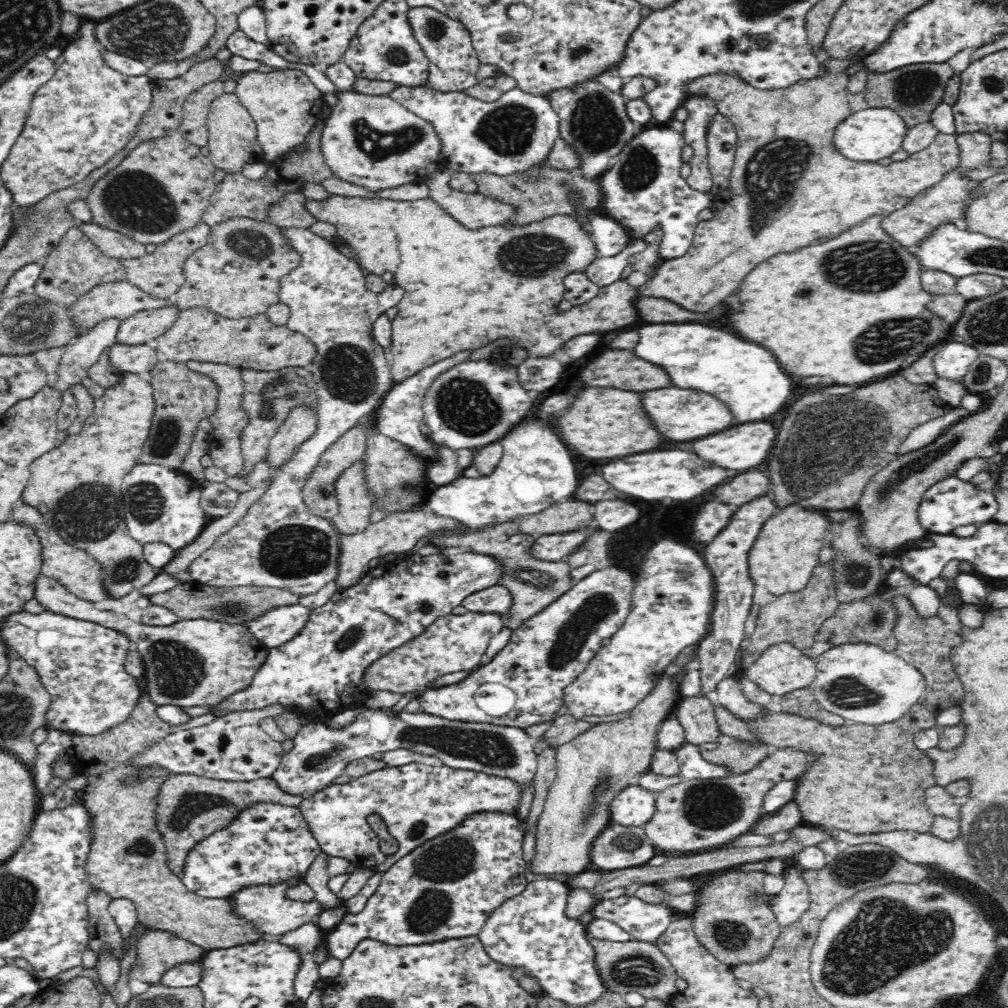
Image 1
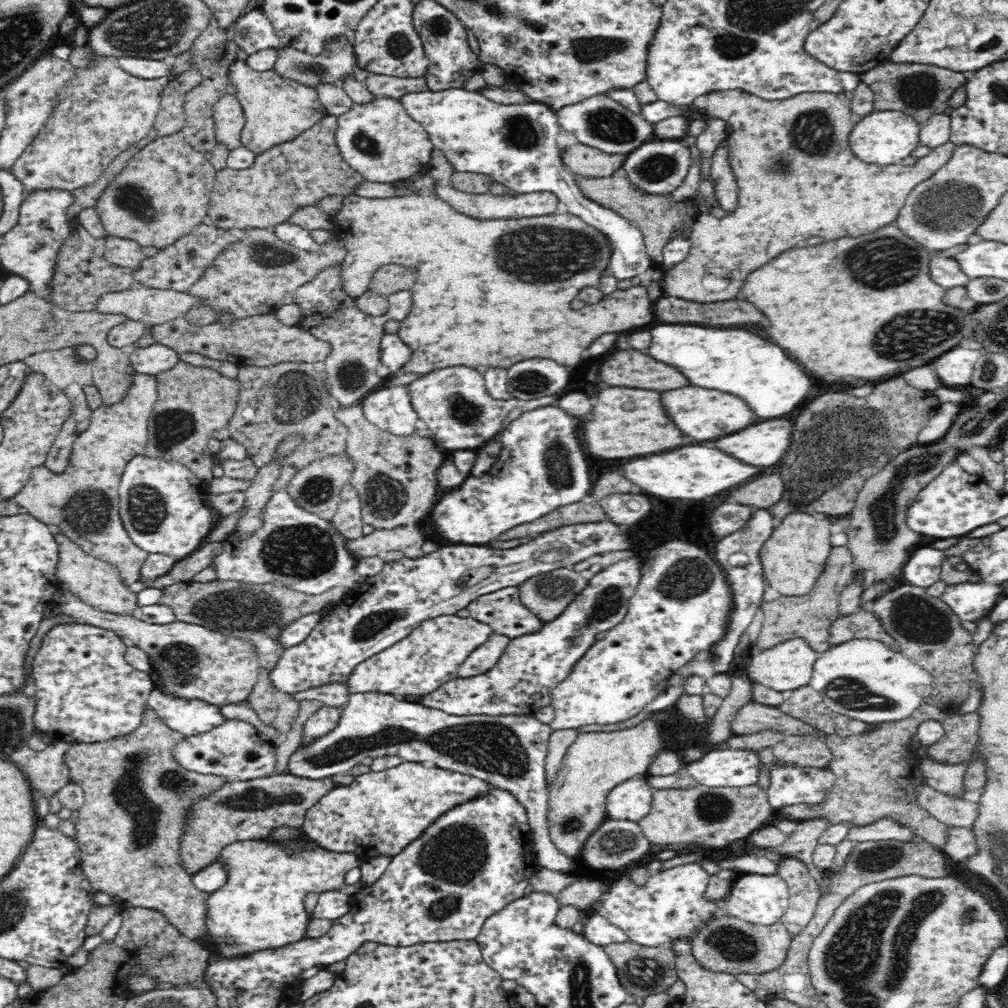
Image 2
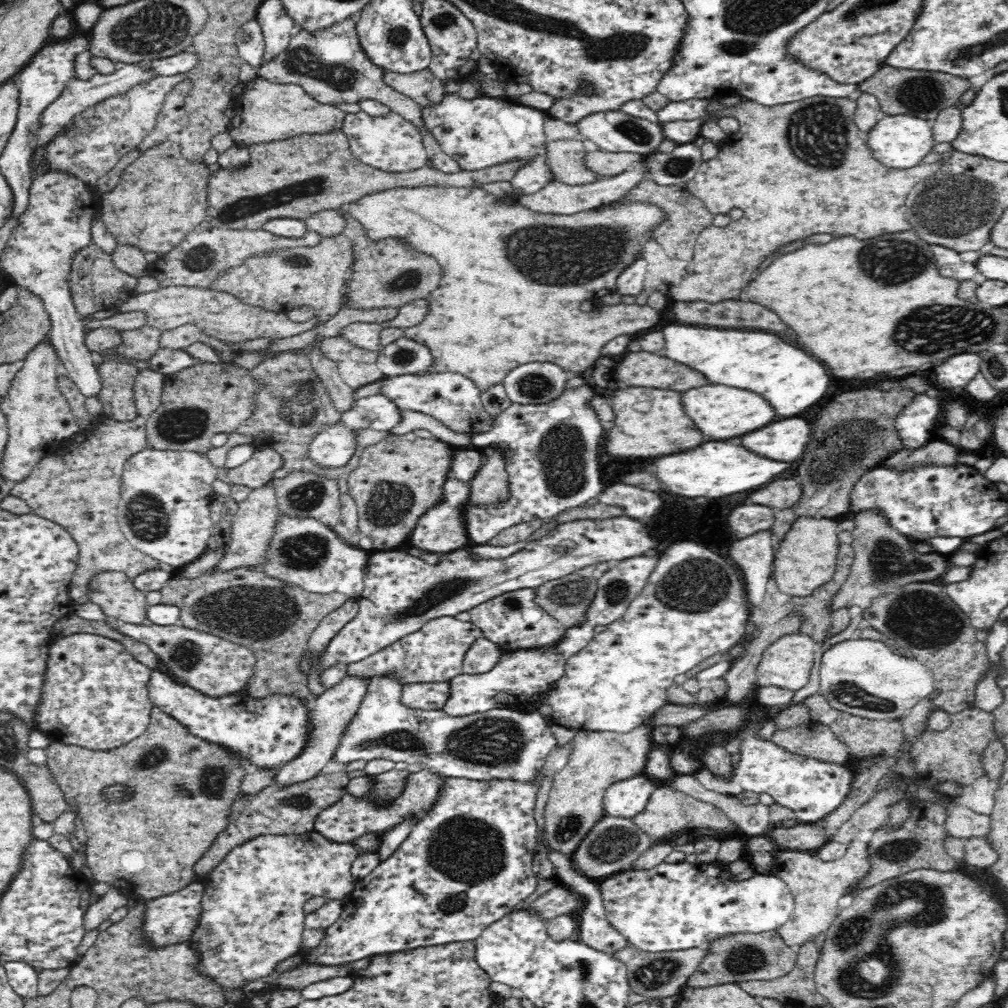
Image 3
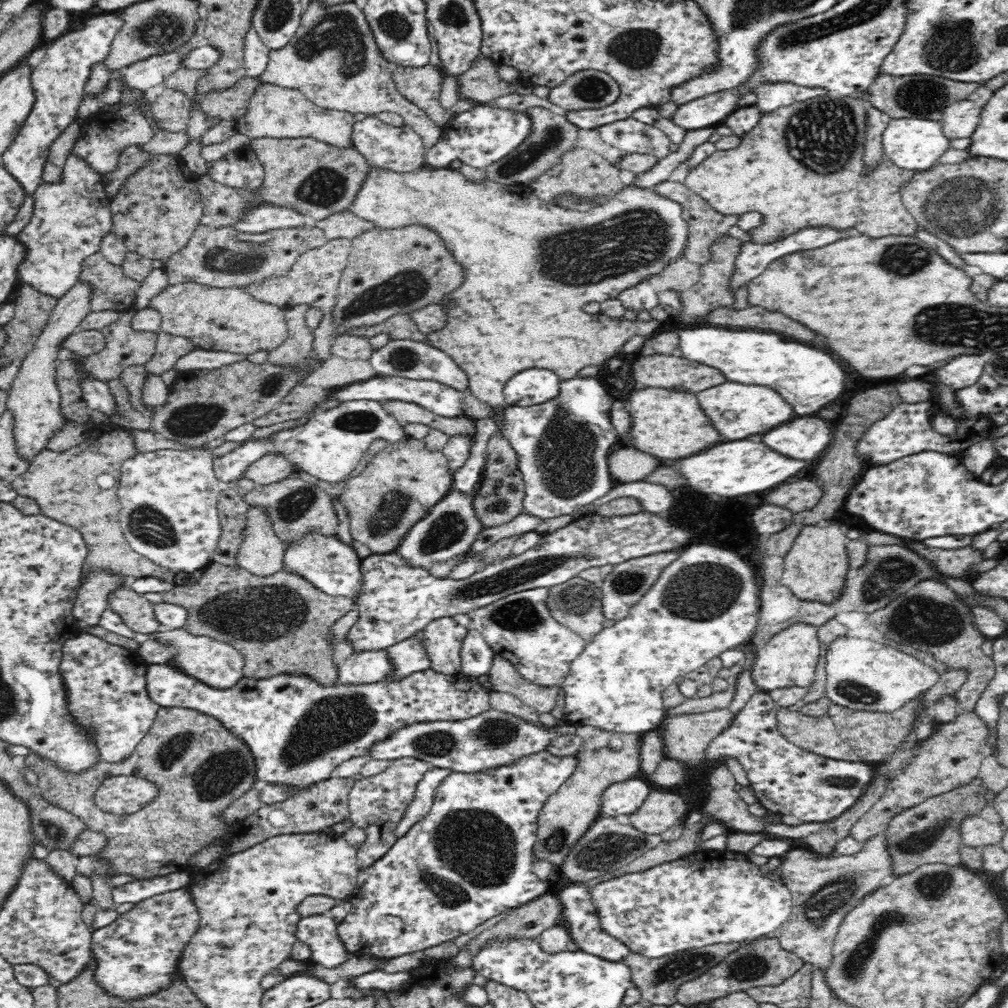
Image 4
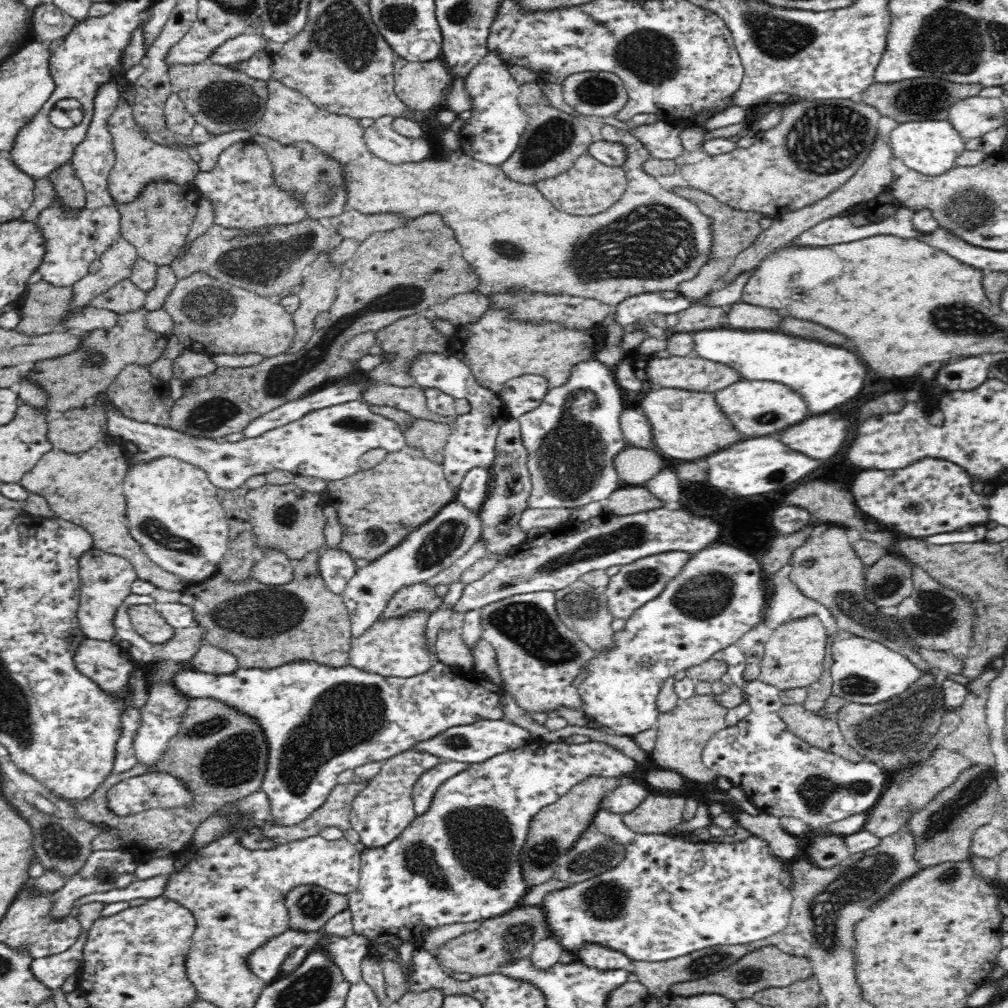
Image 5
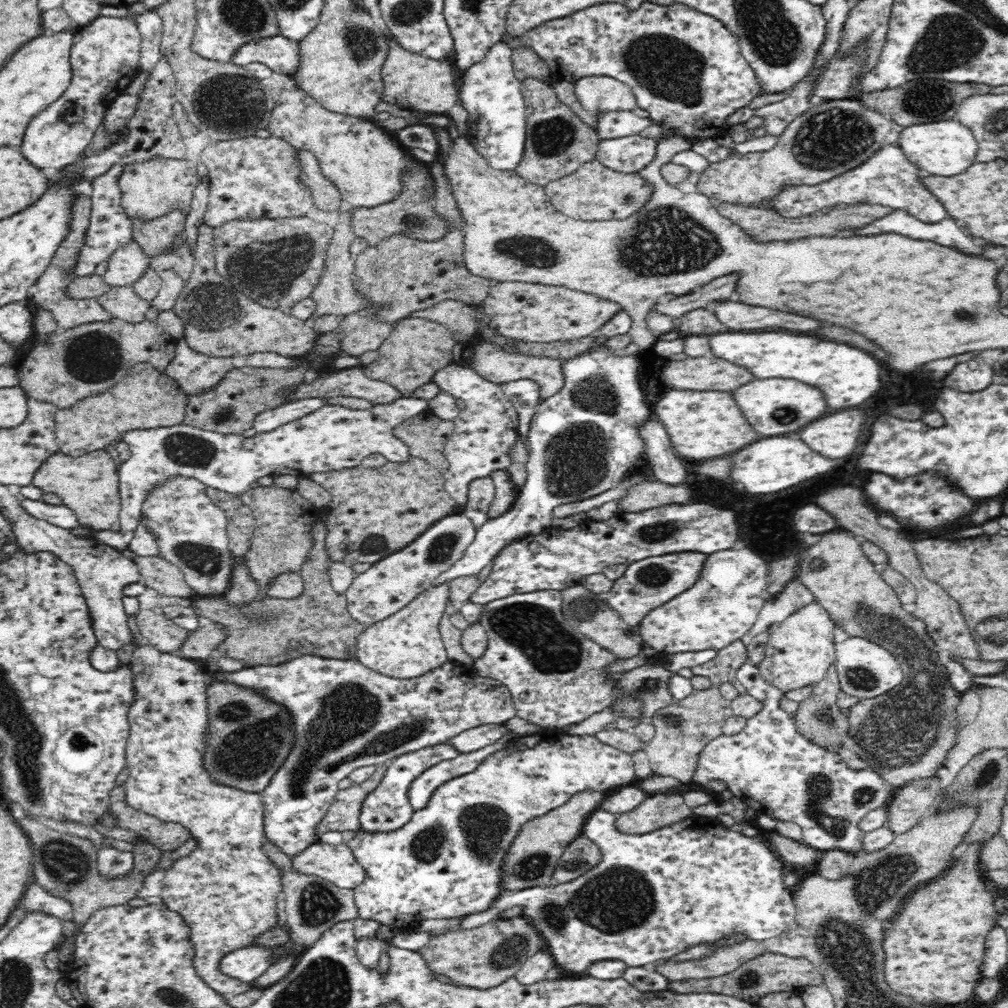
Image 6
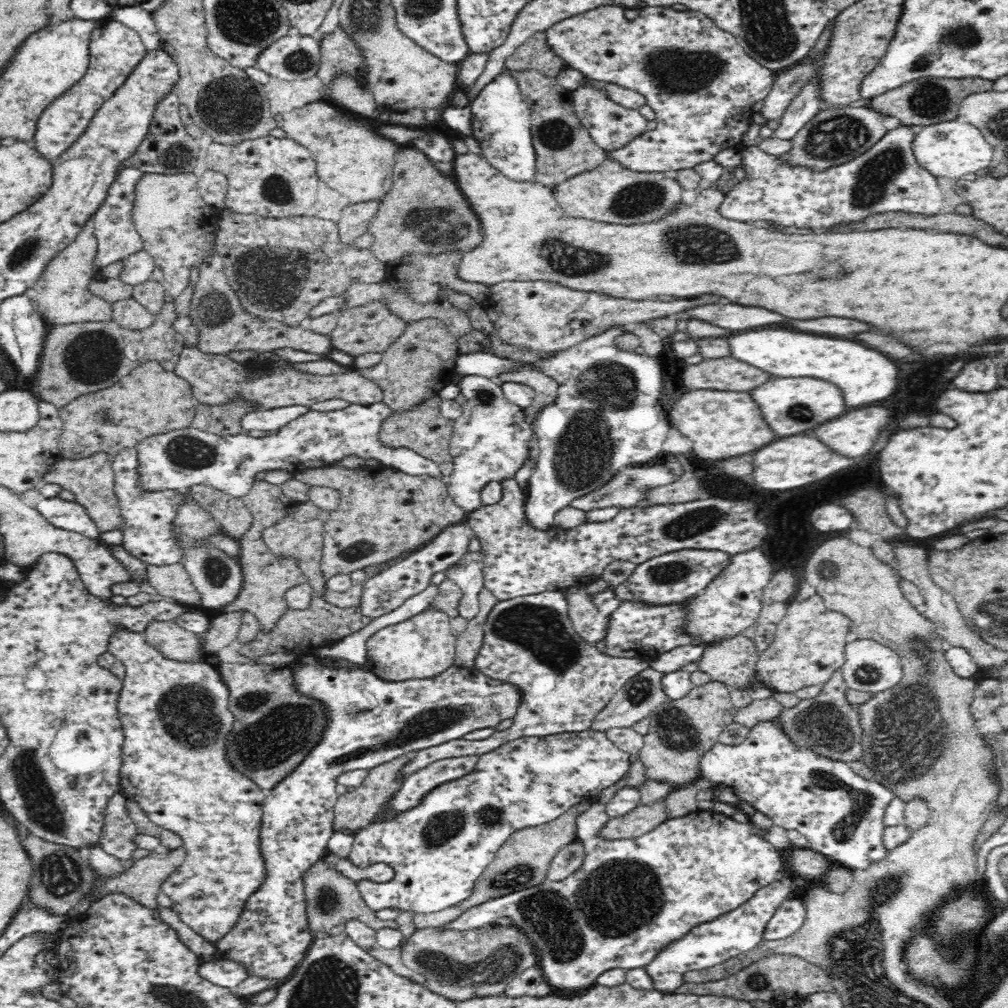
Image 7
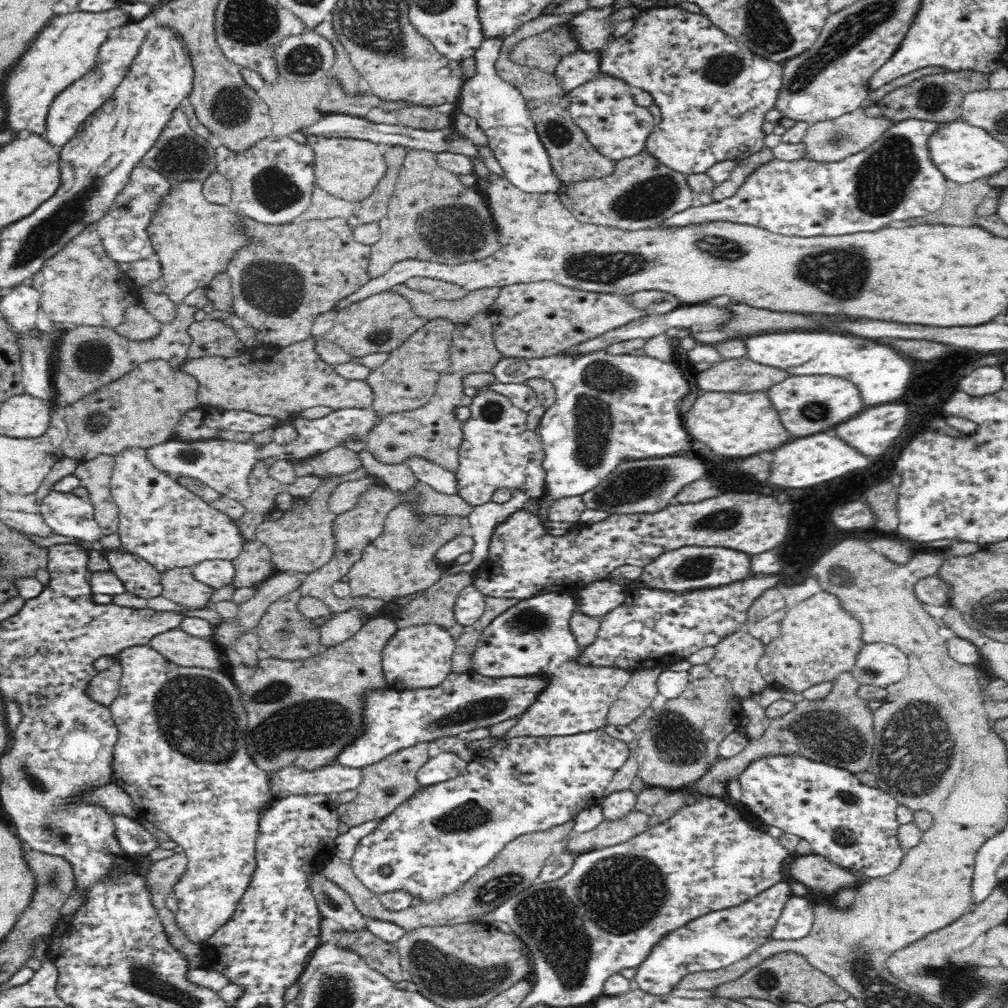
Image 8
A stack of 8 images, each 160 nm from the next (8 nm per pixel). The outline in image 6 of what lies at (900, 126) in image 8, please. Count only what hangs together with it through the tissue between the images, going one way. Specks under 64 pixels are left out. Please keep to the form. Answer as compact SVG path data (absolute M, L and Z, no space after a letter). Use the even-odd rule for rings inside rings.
M899 143L885 144L878 148L870 158L862 164L850 168L826 182L818 184L794 184L784 186L776 196L760 202L758 207L777 211L784 218L800 218L818 215L824 210L838 208L838 206L852 206L859 204L879 204L880 206L902 209L928 224L936 224L948 216L944 205L930 189L925 187L919 175L920 168L910 162Z

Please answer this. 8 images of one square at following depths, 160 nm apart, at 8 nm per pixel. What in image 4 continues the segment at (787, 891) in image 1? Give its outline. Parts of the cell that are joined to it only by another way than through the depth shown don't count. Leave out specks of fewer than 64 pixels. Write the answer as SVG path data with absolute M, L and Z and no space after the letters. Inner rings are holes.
M885 835L873 836L865 843L858 853L838 854L834 858L822 858L812 851L798 849L786 852L778 872L793 898L792 917L784 926L758 938L776 937L782 948L792 950L792 953L810 963L812 970L821 971L826 984L825 974L833 963L833 944L842 920L866 895L896 878L893 874L892 853Z

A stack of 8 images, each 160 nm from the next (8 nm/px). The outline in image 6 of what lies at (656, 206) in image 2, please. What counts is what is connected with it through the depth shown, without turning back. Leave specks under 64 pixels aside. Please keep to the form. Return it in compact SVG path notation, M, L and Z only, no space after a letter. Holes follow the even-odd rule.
M725 203L717 208L722 216L734 221L742 227L744 232L756 241L764 243L771 241L790 241L808 237L830 237L840 235L850 235L854 229L865 227L875 220L892 214L895 209L892 207L880 206L879 204L859 204L852 206L838 206L830 208L826 212L820 212L818 215L810 215L800 218L784 218L777 211L762 209L762 207L748 206L747 204L737 205L734 203Z

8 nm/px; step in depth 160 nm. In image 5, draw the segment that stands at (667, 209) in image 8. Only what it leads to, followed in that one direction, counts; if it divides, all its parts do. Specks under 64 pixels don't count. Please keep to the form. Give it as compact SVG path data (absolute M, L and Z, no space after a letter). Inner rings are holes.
M588 154L577 158L570 170L541 180L536 185L545 199L559 211L572 216L594 216L608 210L625 195L628 179L623 167L606 166Z

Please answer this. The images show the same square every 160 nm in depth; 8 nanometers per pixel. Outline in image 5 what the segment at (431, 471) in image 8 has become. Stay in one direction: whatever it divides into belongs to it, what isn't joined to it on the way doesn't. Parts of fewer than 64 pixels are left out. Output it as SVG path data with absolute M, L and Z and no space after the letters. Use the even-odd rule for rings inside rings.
M350 401L344 404L335 404L317 411L309 412L301 419L273 428L263 435L246 438L231 442L224 438L206 438L205 436L192 436L186 434L177 428L171 426L150 424L138 422L128 417L122 416L118 409L107 410L107 430L108 435L115 441L132 442L137 447L137 452L128 456L127 472L150 463L162 457L172 457L180 459L194 467L204 471L210 482L217 489L241 490L246 480L256 474L266 474L272 471L283 470L293 475L302 475L305 477L316 477L322 480L342 480L358 472L358 458L368 450L373 448L382 448L387 453L398 452L405 447L406 439L400 429L400 424L396 421L386 418L380 414L375 414L368 409L368 405L362 401Z

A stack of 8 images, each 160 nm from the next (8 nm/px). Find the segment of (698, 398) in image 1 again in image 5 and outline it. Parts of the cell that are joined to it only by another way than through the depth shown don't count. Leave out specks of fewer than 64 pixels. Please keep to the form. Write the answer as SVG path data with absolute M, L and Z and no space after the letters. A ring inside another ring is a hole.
M740 380L732 386L716 391L716 400L726 412L726 416L734 422L738 432L758 438L768 436L772 432L784 430L792 424L802 422L808 416L808 406L800 394L796 394L792 388L785 384L760 380Z

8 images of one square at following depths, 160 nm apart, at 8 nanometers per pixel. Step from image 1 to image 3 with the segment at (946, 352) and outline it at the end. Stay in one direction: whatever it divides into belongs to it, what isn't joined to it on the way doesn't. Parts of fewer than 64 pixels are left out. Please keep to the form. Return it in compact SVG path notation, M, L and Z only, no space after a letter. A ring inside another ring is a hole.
M979 353L958 354L948 358L936 368L935 385L941 388L964 387L980 373L981 356Z

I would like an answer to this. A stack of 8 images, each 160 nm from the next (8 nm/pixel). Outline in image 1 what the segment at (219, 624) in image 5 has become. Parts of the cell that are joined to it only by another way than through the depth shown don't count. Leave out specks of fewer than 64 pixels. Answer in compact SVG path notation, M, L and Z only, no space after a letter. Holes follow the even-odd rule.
M195 581L180 583L166 592L150 597L151 604L170 609L180 620L206 619L220 623L242 625L249 628L249 622L265 615L266 611L280 606L300 604L300 594L284 588L237 586L214 587Z

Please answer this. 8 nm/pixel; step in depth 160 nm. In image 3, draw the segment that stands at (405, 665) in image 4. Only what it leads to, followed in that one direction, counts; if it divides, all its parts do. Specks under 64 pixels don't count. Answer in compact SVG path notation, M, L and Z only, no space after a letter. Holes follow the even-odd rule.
M393 672L378 674L370 680L358 713L347 726L348 734L341 738L336 760L346 764L352 760L384 759L396 763L422 764L425 768L438 770L444 777L469 780L514 779L530 783L535 780L538 770L545 765L550 752L558 746L558 739L551 728L546 726L542 714L530 707L493 708L471 716L454 717L445 714L443 710L424 712L404 707L400 703L403 690L403 684Z

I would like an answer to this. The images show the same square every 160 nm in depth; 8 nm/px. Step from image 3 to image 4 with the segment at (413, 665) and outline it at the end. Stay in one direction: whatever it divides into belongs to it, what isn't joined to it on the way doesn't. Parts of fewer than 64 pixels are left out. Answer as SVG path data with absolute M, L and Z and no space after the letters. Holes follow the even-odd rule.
M452 617L433 620L423 629L425 647L436 672L460 672L460 646L468 627L456 623Z

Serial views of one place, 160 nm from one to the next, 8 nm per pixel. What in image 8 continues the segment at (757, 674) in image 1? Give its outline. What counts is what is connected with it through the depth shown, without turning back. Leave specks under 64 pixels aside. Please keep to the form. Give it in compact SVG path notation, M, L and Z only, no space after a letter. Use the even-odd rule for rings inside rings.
M822 590L792 607L781 621L780 636L768 643L765 654L757 667L772 689L778 691L794 690L804 692L807 688L821 682L833 682L842 673L851 671L857 663L857 654L865 645L862 638L862 623L856 620L834 594Z

